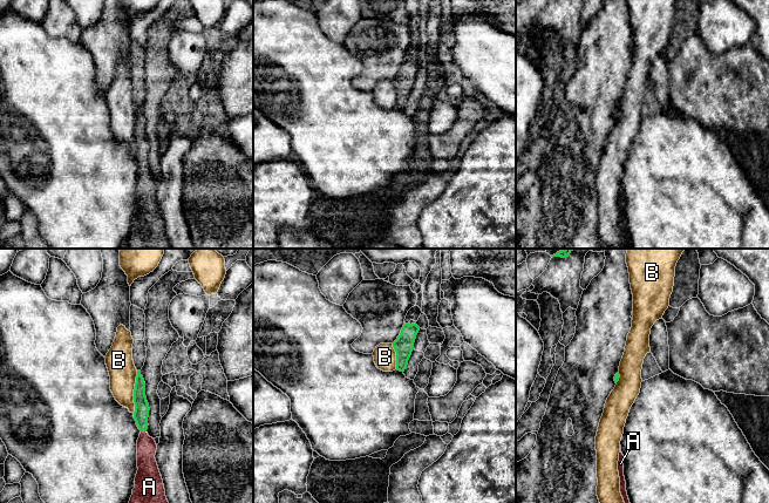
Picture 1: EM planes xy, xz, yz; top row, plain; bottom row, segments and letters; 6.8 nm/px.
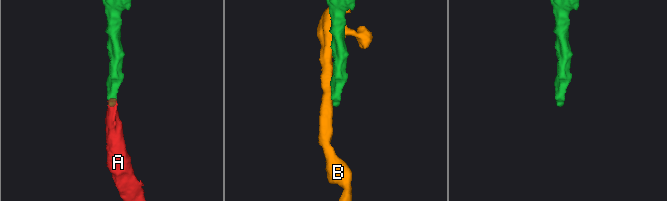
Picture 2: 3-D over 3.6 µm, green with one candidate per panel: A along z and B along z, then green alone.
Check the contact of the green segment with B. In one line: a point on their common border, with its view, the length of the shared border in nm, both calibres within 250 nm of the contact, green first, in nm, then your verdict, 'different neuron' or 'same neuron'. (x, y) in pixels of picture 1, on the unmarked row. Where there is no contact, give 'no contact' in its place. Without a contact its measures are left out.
xy (134, 129) | 280 nm | 110/190 nm | different neuron

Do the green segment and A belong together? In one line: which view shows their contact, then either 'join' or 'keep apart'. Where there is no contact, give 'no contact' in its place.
meets green in xy; join

